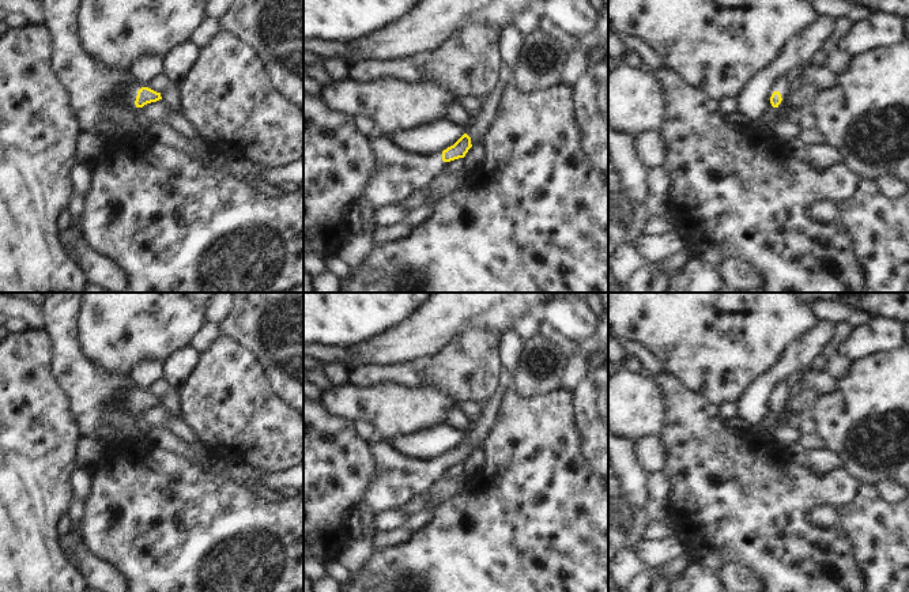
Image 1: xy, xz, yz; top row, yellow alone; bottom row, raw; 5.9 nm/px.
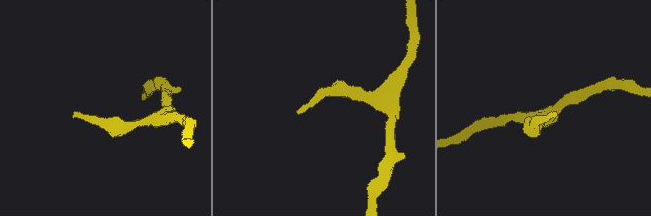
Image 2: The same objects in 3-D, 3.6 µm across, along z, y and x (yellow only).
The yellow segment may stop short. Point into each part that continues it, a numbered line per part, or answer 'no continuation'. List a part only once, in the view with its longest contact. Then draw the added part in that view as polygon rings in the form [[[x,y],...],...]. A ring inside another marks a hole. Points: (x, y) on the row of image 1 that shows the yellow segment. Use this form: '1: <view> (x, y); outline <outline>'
1: xy (87, 86); outline [[[41,0],[44,24],[53,45],[50,67],[68,94],[80,132],[94,133],[108,120],[122,125],[125,135],[143,133],[133,116],[137,84],[128,86],[127,110],[120,105],[106,105],[106,99],[129,80],[129,73],[102,69],[83,49],[78,35],[79,7],[80,0]]]

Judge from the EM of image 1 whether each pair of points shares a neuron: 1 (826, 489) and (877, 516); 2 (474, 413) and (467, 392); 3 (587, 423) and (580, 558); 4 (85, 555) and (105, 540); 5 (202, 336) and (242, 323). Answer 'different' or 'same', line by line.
1: different
2: different
3: different
4: different
5: different

